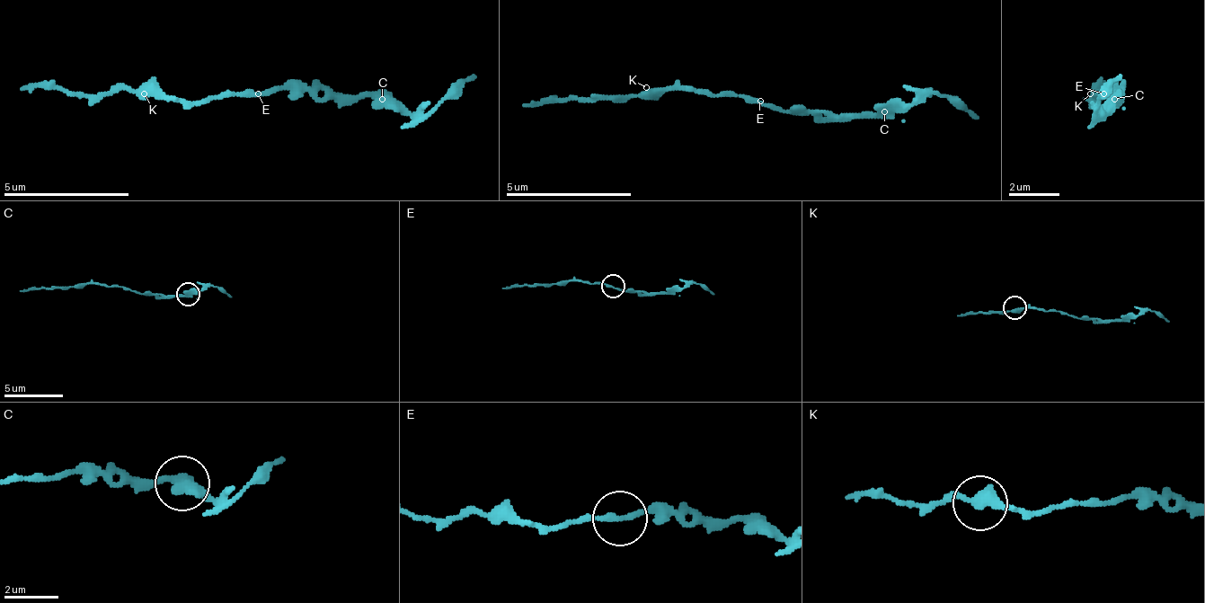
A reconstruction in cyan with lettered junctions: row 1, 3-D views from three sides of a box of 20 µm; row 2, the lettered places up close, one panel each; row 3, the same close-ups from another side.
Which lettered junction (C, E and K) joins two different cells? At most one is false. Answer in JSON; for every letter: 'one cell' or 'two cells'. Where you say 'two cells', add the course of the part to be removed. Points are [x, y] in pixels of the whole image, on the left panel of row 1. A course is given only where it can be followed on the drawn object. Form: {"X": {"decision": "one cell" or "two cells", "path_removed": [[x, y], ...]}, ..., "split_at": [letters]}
{"C": {"decision": "two cells", "path_removed": [[384, 101], [440, 107], [478, 75]]}, "E": {"decision": "one cell"}, "K": {"decision": "one cell"}, "split_at": ["C"]}

